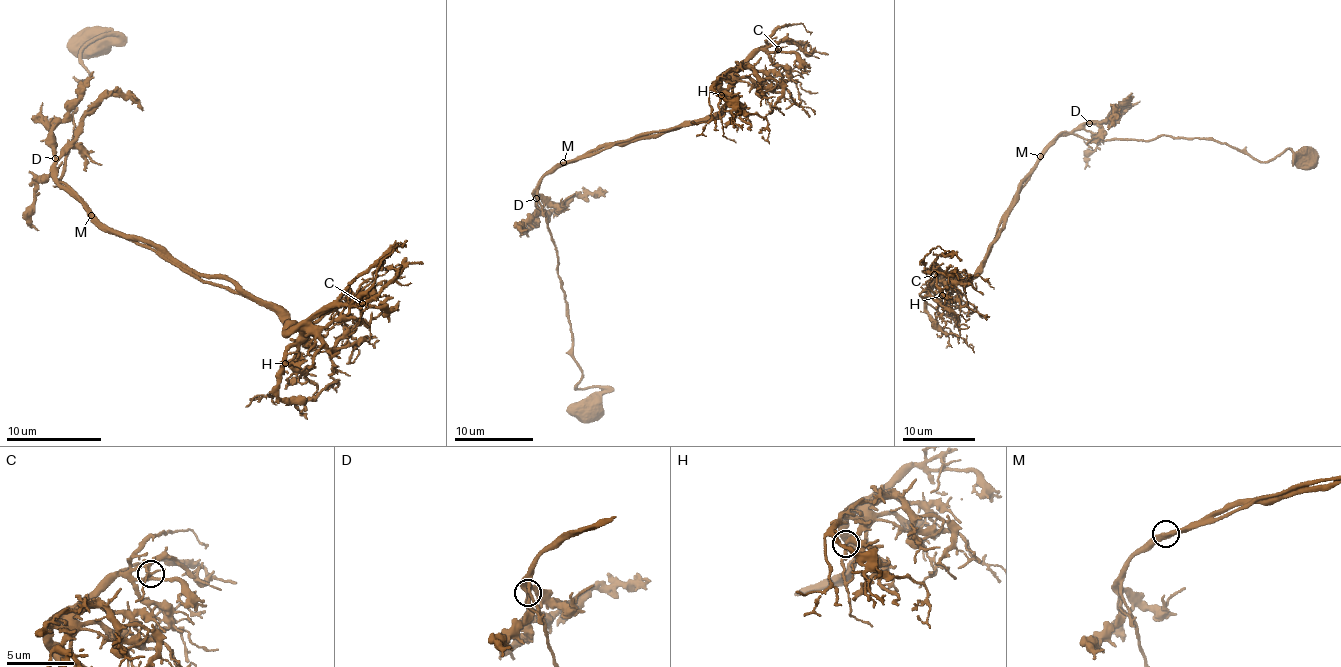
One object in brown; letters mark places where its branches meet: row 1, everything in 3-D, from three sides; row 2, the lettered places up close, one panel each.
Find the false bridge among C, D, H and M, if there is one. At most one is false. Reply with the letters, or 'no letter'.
no letter

